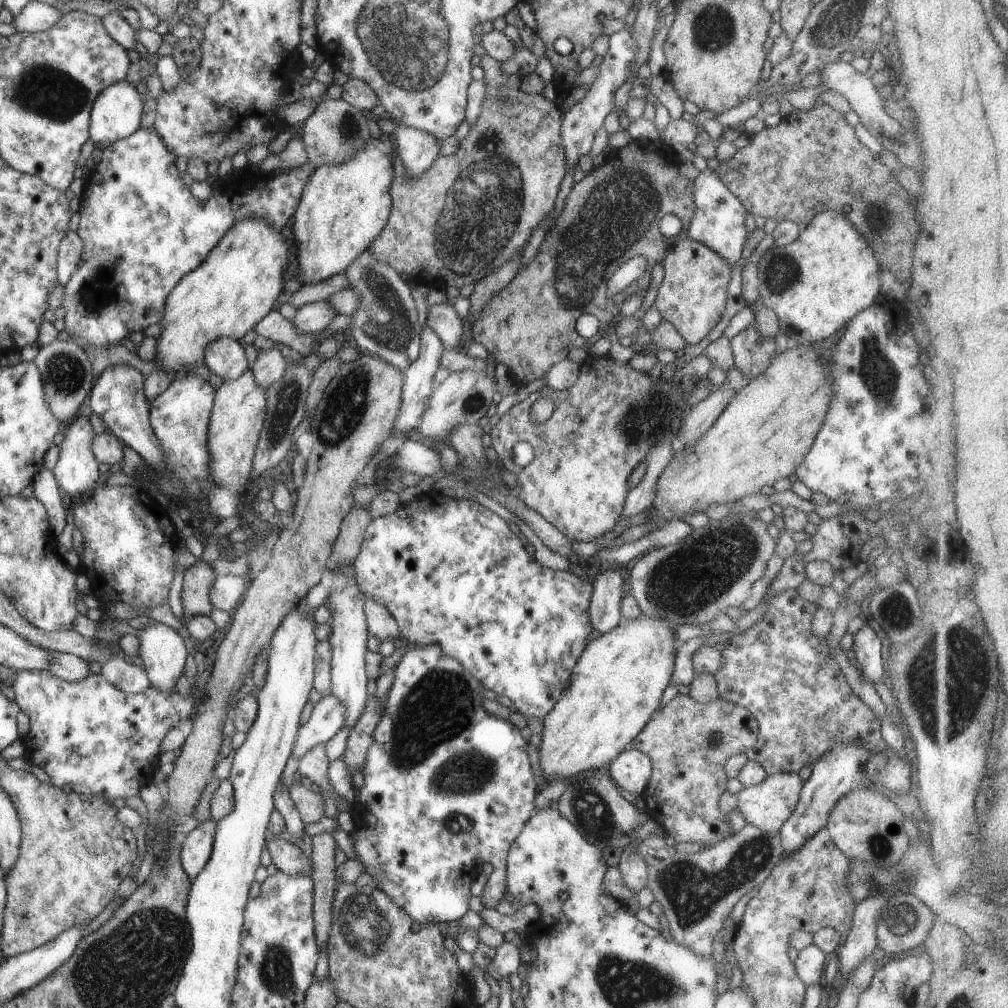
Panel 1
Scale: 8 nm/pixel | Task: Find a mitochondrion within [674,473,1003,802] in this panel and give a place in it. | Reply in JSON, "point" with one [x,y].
{"point":[935,676]}

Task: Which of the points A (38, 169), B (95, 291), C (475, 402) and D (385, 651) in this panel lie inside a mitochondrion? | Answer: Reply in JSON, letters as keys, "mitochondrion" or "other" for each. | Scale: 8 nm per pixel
{"A":"other","B":"mitochondrion","C":"mitochondrion","D":"other"}

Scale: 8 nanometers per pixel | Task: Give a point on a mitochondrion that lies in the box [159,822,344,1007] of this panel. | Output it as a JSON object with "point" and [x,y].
{"point":[274,973]}

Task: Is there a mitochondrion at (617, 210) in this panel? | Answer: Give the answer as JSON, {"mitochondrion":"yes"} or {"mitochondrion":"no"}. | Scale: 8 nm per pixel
{"mitochondrion":"yes"}

